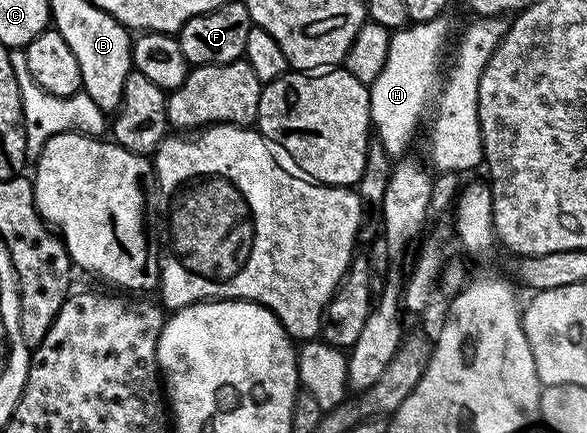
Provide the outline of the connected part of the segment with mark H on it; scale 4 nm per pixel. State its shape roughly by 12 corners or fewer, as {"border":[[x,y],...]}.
{"border":[[446,20],[392,32],[368,93],[375,138],[400,157],[416,135]]}

